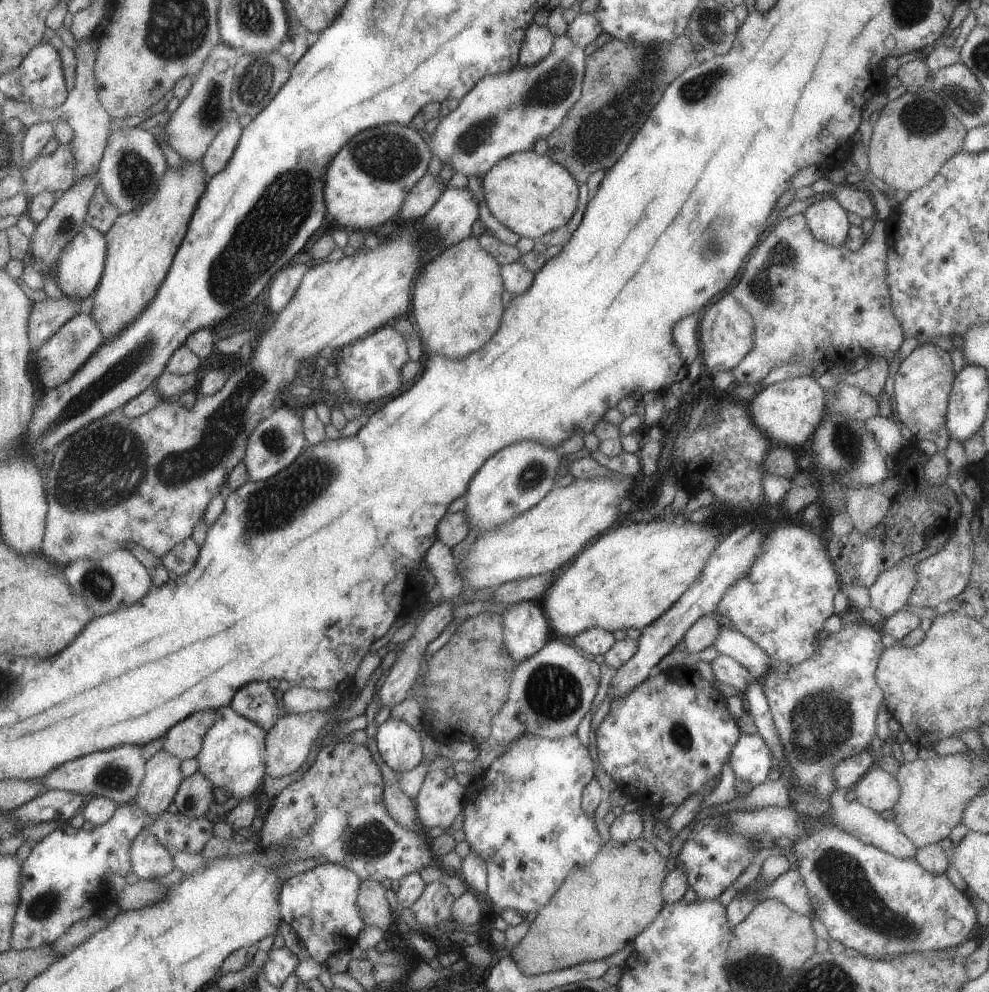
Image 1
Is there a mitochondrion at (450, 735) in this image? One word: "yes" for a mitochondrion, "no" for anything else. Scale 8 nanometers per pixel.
no

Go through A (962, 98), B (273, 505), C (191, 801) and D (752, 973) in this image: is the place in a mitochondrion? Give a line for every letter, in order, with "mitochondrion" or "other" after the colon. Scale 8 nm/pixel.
A: mitochondrion
B: mitochondrion
C: mitochondrion
D: mitochondrion

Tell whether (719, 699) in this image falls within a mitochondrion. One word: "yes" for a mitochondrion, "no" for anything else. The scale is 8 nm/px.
no

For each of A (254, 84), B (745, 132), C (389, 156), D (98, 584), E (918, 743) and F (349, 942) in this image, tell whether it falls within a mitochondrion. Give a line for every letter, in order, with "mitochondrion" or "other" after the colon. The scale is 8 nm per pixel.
A: mitochondrion
B: other
C: mitochondrion
D: mitochondrion
E: other
F: other

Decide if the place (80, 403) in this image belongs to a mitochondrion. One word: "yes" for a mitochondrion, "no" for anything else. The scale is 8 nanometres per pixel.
yes

